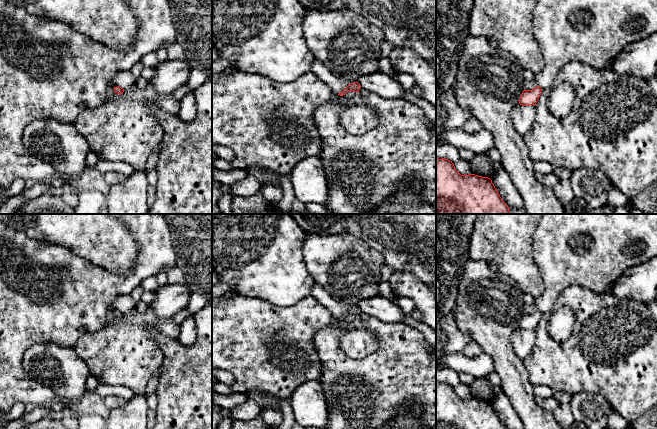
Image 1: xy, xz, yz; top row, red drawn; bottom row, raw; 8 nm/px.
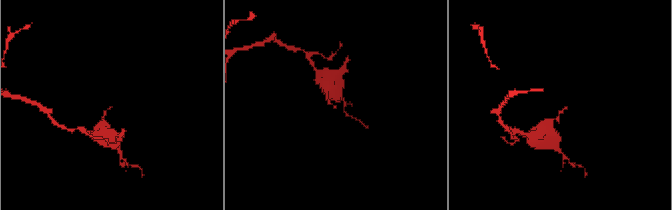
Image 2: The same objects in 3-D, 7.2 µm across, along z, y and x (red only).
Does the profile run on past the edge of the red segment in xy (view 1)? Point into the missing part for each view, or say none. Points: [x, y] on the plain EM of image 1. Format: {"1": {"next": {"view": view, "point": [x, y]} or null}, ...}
{"1": {"next": null}}

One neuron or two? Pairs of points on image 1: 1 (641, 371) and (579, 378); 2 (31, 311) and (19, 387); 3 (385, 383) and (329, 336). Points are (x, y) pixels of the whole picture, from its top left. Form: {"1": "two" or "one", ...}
{"1": "one", "2": "one", "3": "one"}

